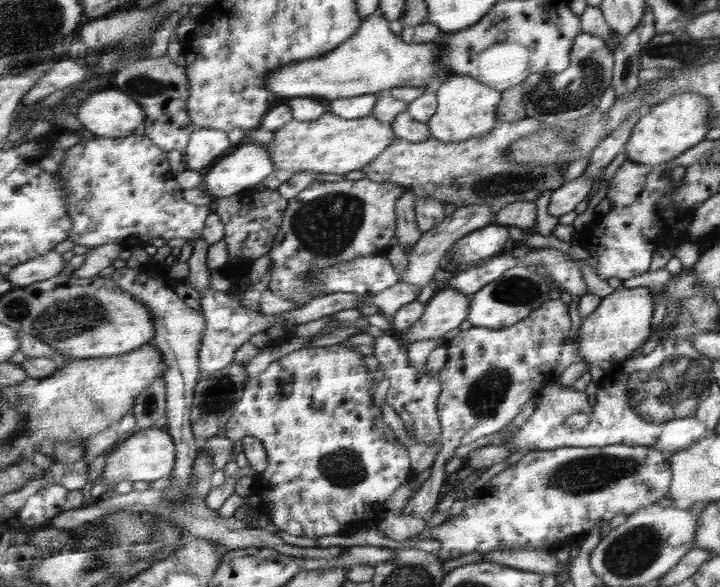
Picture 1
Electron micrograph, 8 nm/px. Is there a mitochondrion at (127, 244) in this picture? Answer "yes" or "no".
no

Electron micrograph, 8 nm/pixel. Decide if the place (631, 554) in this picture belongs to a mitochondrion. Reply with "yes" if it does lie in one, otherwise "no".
yes

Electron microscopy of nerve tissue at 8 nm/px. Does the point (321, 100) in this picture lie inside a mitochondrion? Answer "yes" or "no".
no

